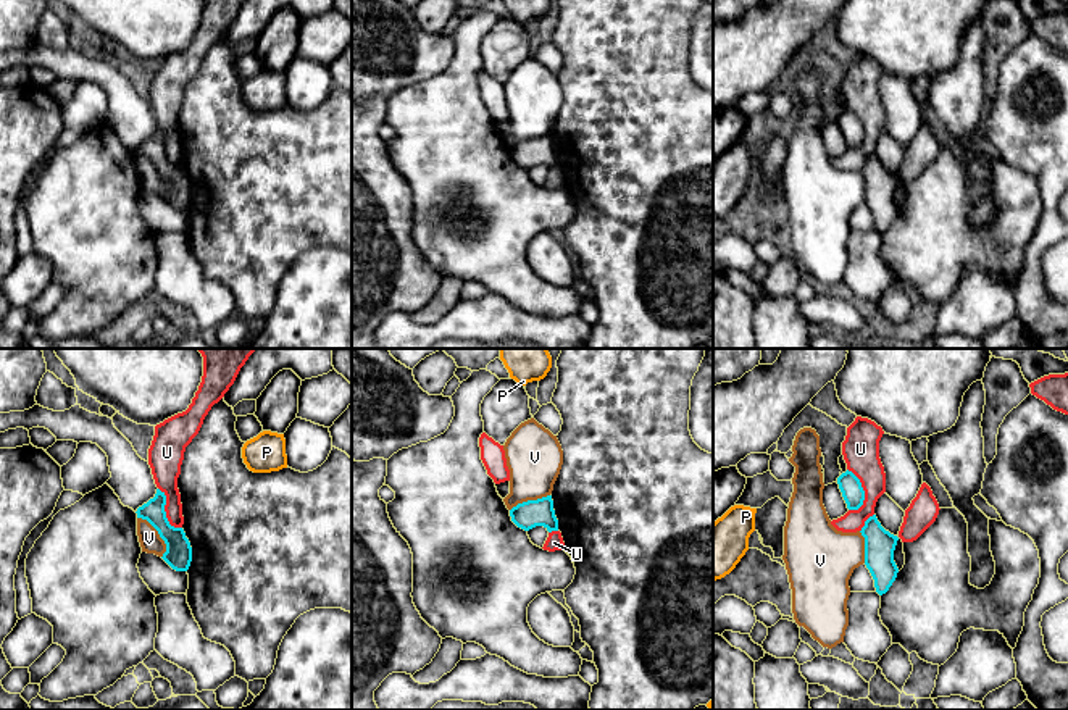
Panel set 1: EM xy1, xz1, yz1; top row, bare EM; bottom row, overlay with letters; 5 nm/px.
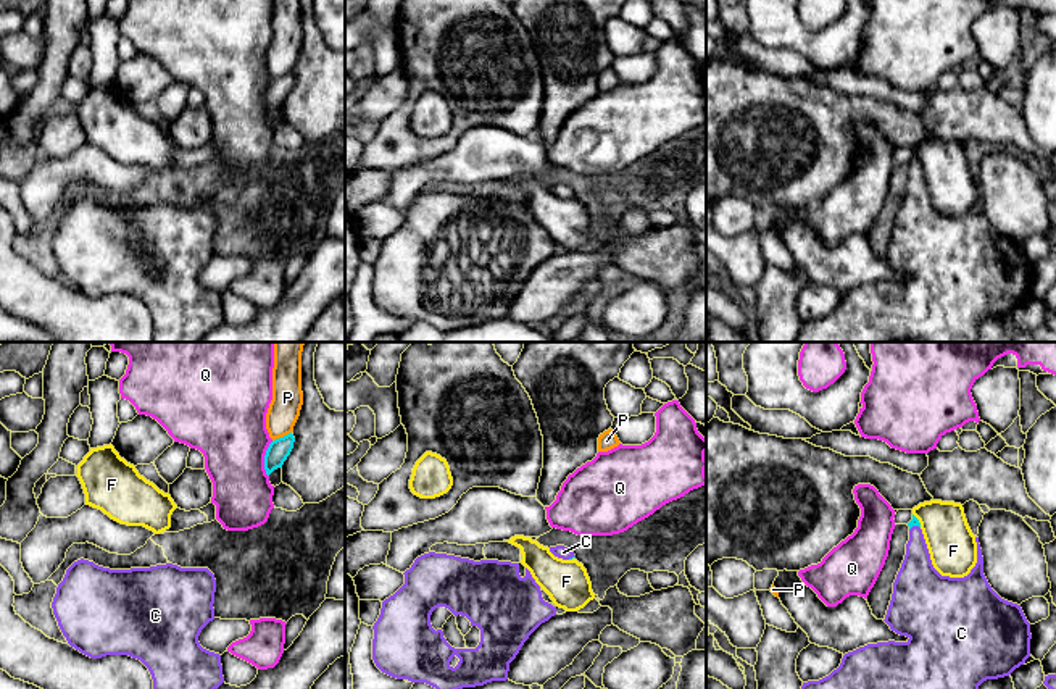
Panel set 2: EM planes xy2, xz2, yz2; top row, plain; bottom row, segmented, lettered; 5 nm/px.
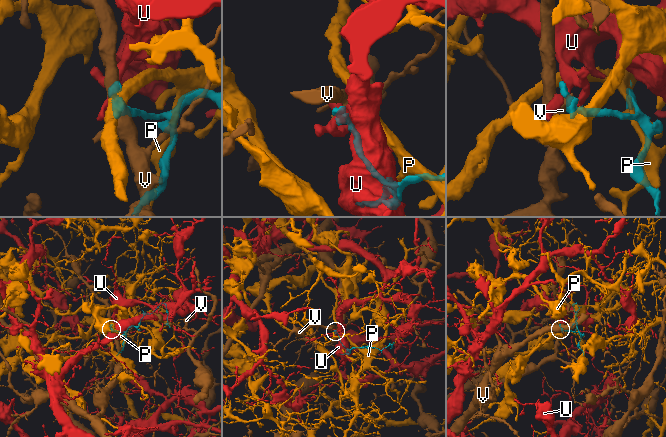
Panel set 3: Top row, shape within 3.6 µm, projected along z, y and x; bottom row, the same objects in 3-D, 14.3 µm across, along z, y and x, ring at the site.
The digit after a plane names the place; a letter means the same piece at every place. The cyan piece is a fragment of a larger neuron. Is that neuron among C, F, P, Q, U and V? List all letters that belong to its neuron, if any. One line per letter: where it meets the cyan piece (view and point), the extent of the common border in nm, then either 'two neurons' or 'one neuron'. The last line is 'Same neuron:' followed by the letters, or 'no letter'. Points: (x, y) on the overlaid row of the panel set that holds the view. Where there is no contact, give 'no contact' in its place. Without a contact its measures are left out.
C: yz2 (914, 525) | 60 nm | one neuron
F: yz2 (918, 520) | 80 nm | two neurons
P: xy2 (281, 438) | 110 nm | two neurons
Q: xy2 (265, 459) | 190 nm | two neurons
U: yz1 (862, 489) | 220 nm | two neurons
V: xy1 (158, 533) | 240 nm | two neurons
Same neuron: C

